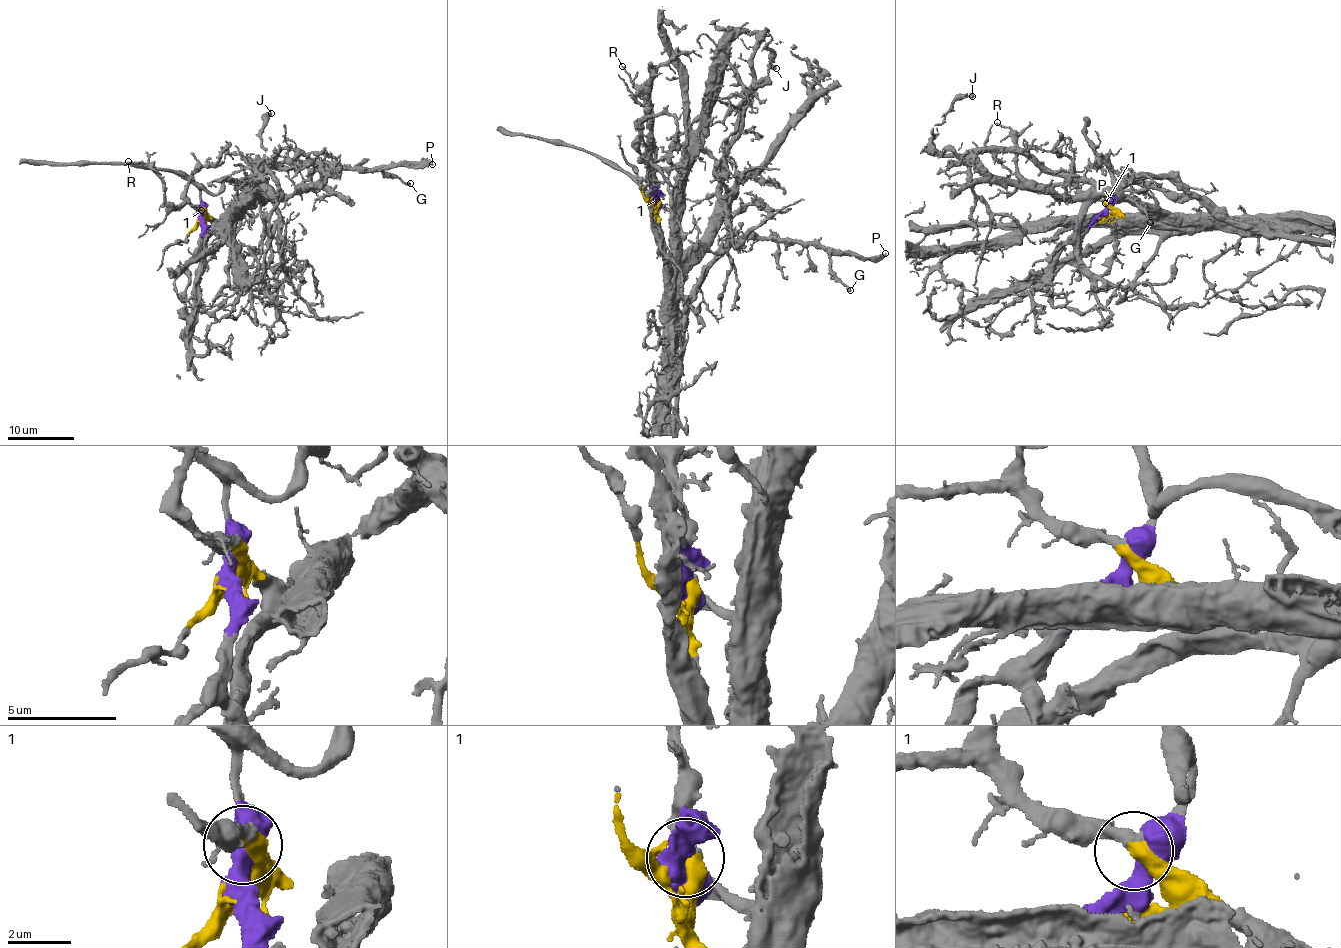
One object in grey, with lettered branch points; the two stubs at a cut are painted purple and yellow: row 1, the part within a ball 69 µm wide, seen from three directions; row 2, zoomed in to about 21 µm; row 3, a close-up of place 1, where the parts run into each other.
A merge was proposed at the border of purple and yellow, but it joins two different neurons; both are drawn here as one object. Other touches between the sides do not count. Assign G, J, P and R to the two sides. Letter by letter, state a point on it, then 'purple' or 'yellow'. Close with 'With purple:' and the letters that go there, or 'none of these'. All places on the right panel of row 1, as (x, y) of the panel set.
G: place (1150, 222); yellow
J: place (972, 96); yellow
P: place (1110, 200); yellow
R: place (997, 122); yellow
With purple: none of these

